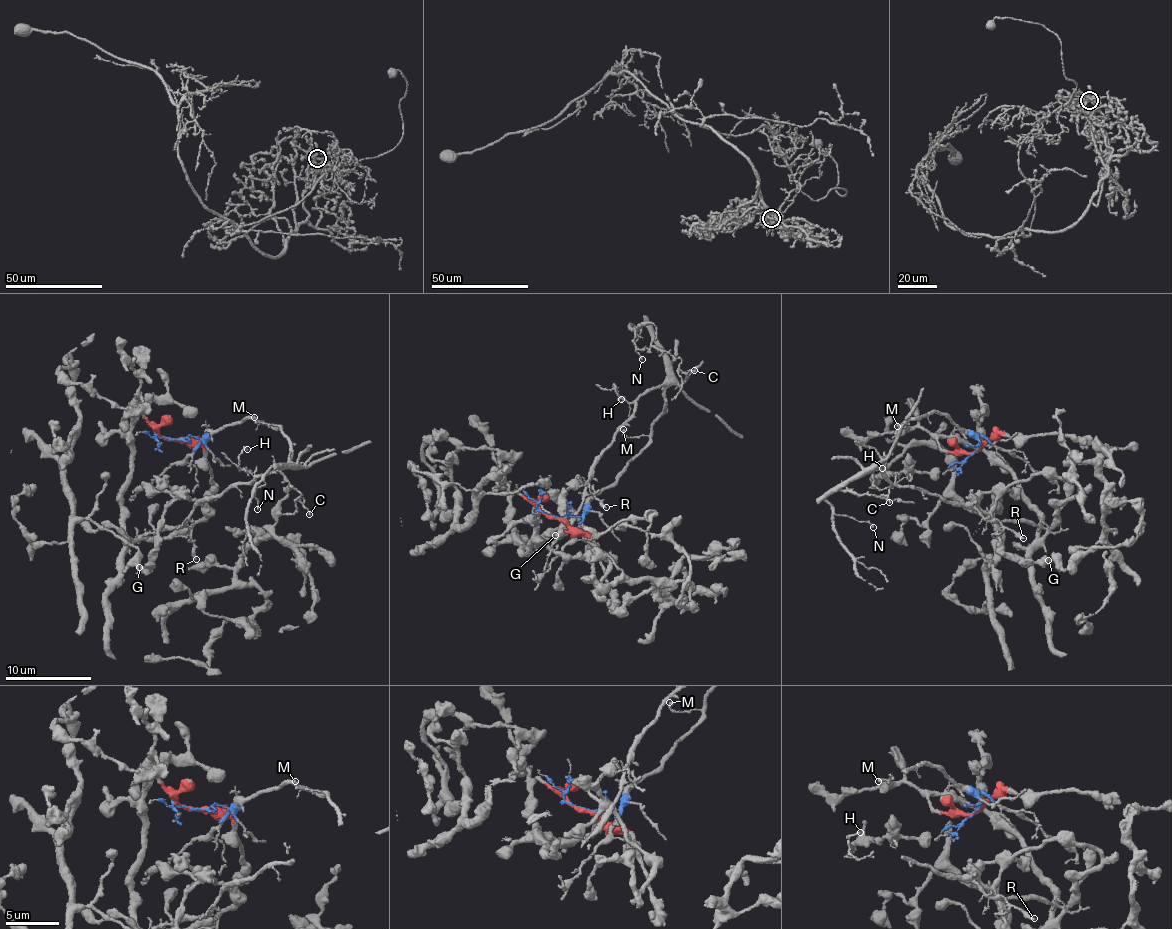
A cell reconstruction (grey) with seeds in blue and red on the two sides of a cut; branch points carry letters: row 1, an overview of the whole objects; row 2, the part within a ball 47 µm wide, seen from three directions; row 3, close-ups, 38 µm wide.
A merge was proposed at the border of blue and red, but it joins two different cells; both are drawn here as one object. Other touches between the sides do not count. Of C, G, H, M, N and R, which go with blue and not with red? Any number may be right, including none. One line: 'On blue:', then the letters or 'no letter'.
On blue: C, H, M, N, R

